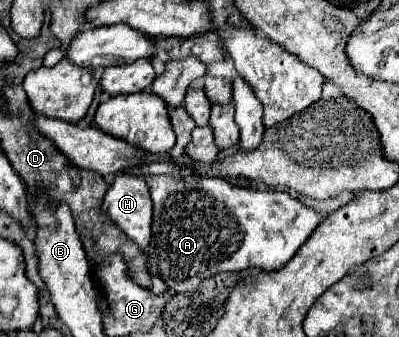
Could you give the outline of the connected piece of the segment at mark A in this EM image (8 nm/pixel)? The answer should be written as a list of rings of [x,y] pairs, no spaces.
[[[147,176],[153,198],[153,236],[145,248],[149,256],[149,272],[159,276],[175,292],[195,290],[205,278],[225,270],[245,270],[259,266],[263,270],[279,270],[293,258],[303,242],[313,234],[313,228],[323,220],[317,212],[305,208],[287,192],[271,188],[241,188],[225,178],[197,176]]]

